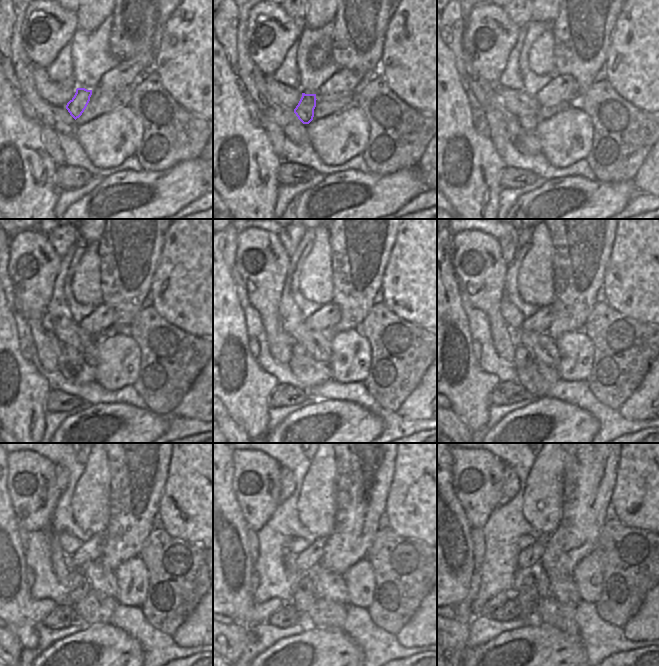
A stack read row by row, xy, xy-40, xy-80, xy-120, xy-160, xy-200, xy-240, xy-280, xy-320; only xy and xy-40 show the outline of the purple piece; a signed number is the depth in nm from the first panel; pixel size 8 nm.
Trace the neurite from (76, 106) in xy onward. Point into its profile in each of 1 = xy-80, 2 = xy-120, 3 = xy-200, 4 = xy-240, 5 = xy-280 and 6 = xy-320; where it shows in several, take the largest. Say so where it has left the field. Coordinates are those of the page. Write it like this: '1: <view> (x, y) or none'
1: xy-80 (528, 122)
2: xy-120 (69, 348)
3: xy-200 (523, 358)
4: xy-240 (78, 585)
5: xy-280 (304, 595)
6: xy-320 (525, 597)

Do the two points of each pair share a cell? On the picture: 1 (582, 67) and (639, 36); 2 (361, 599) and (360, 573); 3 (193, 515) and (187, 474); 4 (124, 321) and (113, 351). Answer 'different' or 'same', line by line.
1: different
2: same
3: same
4: different

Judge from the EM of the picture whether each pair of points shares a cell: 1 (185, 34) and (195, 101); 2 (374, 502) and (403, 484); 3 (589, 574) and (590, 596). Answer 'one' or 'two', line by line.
1: one
2: two
3: one

